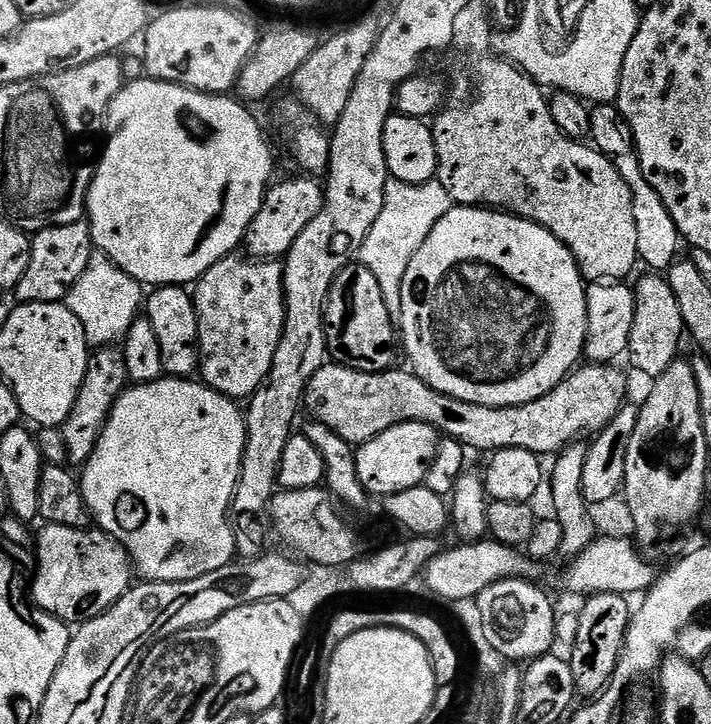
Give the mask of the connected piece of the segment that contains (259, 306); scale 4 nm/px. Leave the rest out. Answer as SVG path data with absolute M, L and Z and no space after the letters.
M244 254L222 258L196 281L192 301L198 318L199 379L231 400L240 402L251 398L267 381L274 350L284 329L286 310L281 261L258 260Z

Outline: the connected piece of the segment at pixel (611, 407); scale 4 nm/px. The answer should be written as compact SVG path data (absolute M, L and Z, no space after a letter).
M335 362L325 363L324 367L310 378L308 387L304 389L303 407L308 408L308 416L314 420L321 420L334 434L342 437L347 444L359 446L382 434L382 430L390 430L390 426L398 426L402 422L422 422L426 426L435 428L437 433L443 434L447 439L457 440L465 449L477 448L480 452L491 454L500 452L503 448L517 448L518 450L530 450L537 454L552 452L561 453L567 446L577 443L580 436L591 437L599 434L604 427L620 413L620 409L626 403L624 395L628 392L628 380L612 364L589 363L588 368L580 366L567 376L550 394L538 398L534 402L526 402L518 406L506 406L505 408L491 408L490 406L478 406L470 402L462 402L458 398L450 398L438 390L434 390L422 378L418 378L415 372L405 370L396 372L359 372L348 368L344 364Z

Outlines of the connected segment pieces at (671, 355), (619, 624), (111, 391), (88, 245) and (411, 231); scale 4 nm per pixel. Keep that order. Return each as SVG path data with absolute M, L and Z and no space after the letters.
M646 274L648 276L644 276L641 278L637 284L634 284L634 291L636 293L636 301L634 302L634 326L630 329L630 342L628 343L628 351L626 353L627 359L632 359L632 364L637 368L638 371L641 372L642 375L648 376L647 378L655 378L663 374L673 362L681 355L680 352L680 339L685 339L686 329L684 323L682 322L682 310L678 310L678 298L674 298L674 290L670 290L670 286L668 285L667 279L663 275L660 274Z
M609 592L589 596L583 601L584 609L578 612L576 641L570 648L572 656L567 657L574 676L574 686L581 697L595 697L612 679L612 671L616 669L616 663L624 650L624 635L628 633L628 602L625 597Z
M102 346L89 357L86 377L78 392L78 398L75 399L70 414L60 427L71 463L80 464L88 460L89 454L97 444L101 430L108 420L108 412L112 409L114 400L127 387L128 381L124 353L119 347Z
M87 222L43 228L32 236L30 266L14 290L20 304L58 304L78 282L94 251L92 231Z
M389 178L386 182L386 198L382 202L382 214L378 214L378 222L374 222L374 226L370 226L370 234L366 234L366 238L362 242L358 253L359 263L366 266L366 270L370 270L370 274L374 274L374 278L378 278L378 286L382 286L382 298L386 301L386 310L390 314L393 323L399 323L402 314L402 278L406 278L406 269L410 266L410 258L414 258L414 254L418 254L418 246L422 246L422 242L426 242L426 238L430 238L430 230L434 230L434 226L438 226L438 222L442 222L442 218L454 206L454 202L450 198L450 194L446 194L446 186L442 186L437 179L426 182L425 184L411 184L410 182L398 182Z

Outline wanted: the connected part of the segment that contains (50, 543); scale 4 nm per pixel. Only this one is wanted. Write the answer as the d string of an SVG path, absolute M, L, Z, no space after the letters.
M44 524L41 529L36 536L34 575L30 581L30 596L35 607L41 608L43 612L49 612L51 616L57 616L69 626L79 626L88 620L98 618L133 587L132 557L113 536L107 536L105 532L99 530L85 530L57 524Z

